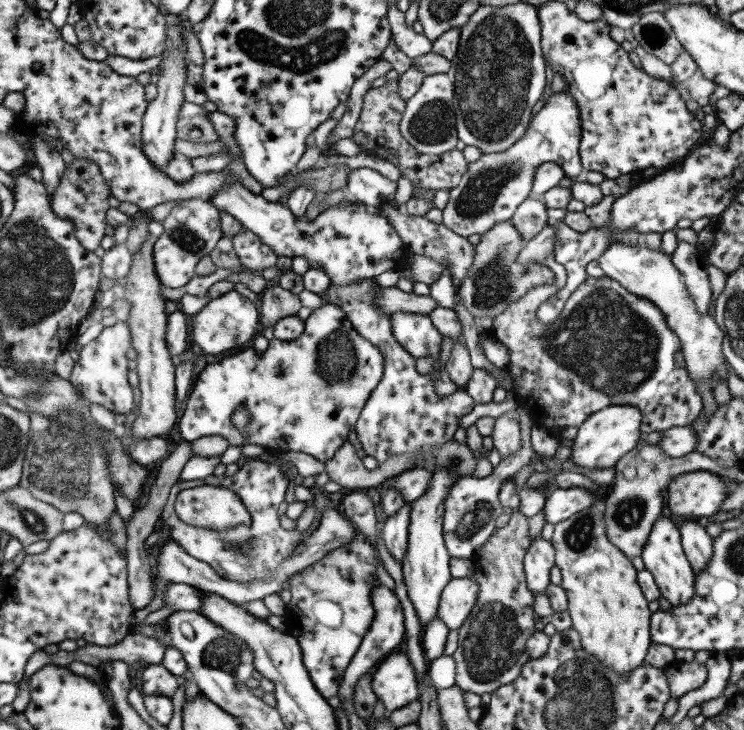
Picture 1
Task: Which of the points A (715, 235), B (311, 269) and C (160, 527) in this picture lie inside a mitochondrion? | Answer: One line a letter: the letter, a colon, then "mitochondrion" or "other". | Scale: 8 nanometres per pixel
A: other
B: other
C: other

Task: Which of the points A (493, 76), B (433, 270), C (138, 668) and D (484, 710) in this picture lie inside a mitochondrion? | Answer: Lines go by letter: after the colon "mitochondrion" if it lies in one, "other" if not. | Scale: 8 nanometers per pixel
A: mitochondrion
B: other
C: other
D: other

